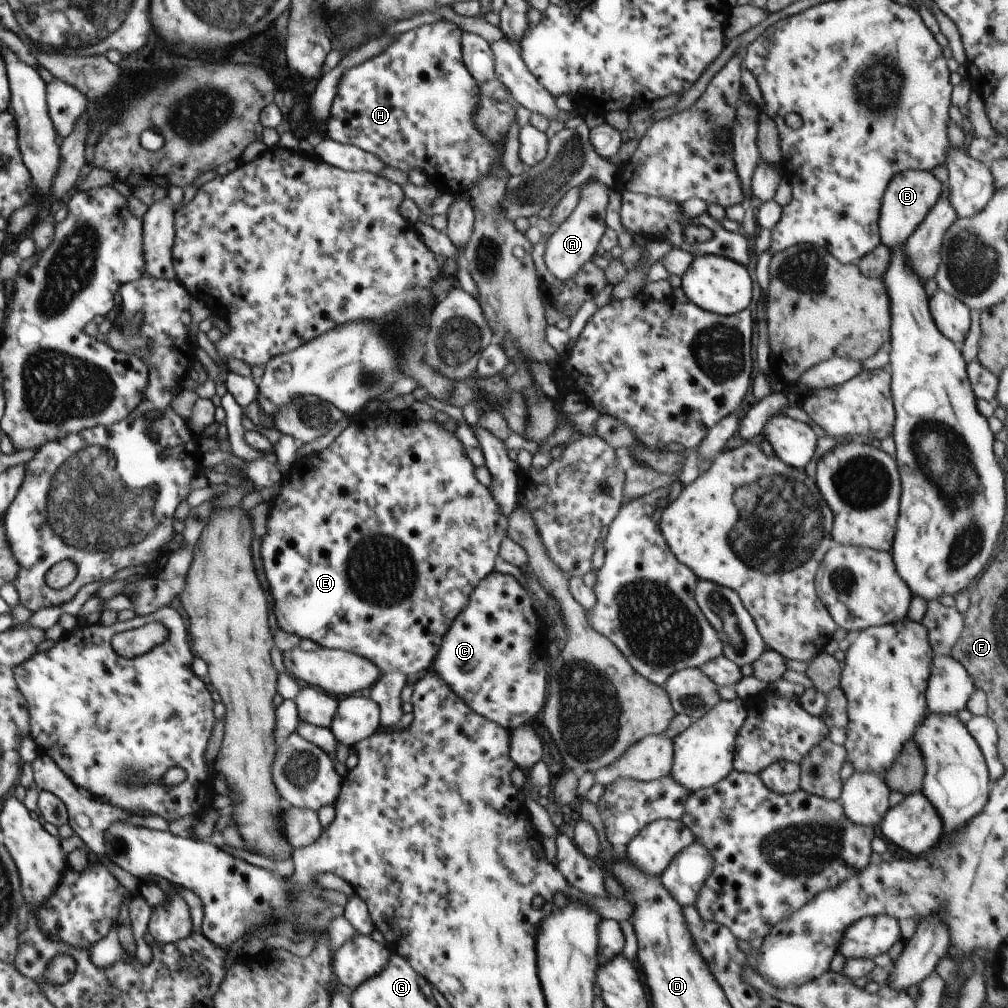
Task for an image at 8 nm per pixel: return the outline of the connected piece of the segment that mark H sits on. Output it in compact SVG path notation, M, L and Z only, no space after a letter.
M439 20L435 24L415 28L405 33L400 34L396 38L396 42L388 47L386 52L382 52L378 58L372 58L356 68L350 68L344 78L340 81L337 95L334 97L329 117L327 118L326 136L332 140L338 141L345 145L354 145L370 154L374 154L381 158L387 166L398 168L406 173L412 169L424 171L427 180L439 190L440 194L450 193L454 196L469 192L469 188L482 176L486 176L491 169L491 166L496 162L502 162L504 152L504 143L498 145L491 143L481 132L478 132L477 126L474 124L473 116L475 115L477 104L479 101L479 84L470 74L463 61L461 49L461 28L454 23L446 20Z

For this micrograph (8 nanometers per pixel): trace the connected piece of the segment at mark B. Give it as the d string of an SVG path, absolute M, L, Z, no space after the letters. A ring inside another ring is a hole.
M906 169L905 172L896 173L883 194L879 218L881 242L891 249L904 245L937 203L943 189L944 185L934 177L932 171Z

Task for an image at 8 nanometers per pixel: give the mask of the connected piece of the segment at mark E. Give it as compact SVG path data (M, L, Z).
M364 412L358 418L353 418L346 426L346 428L335 438L335 440L325 448L322 452L318 454L308 455L300 459L295 466L293 466L288 474L283 477L282 490L280 494L273 503L270 504L270 514L267 522L267 534L262 537L261 545L261 557L263 560L263 567L265 570L266 578L270 587L270 594L274 598L273 603L273 613L277 618L277 626L282 630L290 633L291 635L298 635L302 638L309 638L318 644L320 647L326 647L329 649L344 649L357 655L363 656L364 658L370 659L378 668L379 671L384 673L389 673L392 671L398 671L399 673L404 673L406 676L412 680L418 677L424 672L428 671L432 666L434 666L435 657L439 651L442 639L451 627L451 624L456 620L456 617L464 608L466 608L467 602L470 598L470 593L478 586L478 583L486 578L492 571L494 571L494 566L496 566L496 556L499 555L499 548L502 539L507 536L508 519L506 515L502 514L498 503L494 500L489 488L484 486L481 482L478 482L477 476L475 474L475 466L466 456L462 444L456 438L454 433L444 430L442 424L439 424L435 420L423 421L420 417L412 418L410 416L410 422L406 424L406 416L398 412L382 412L378 414L372 414L372 412Z

